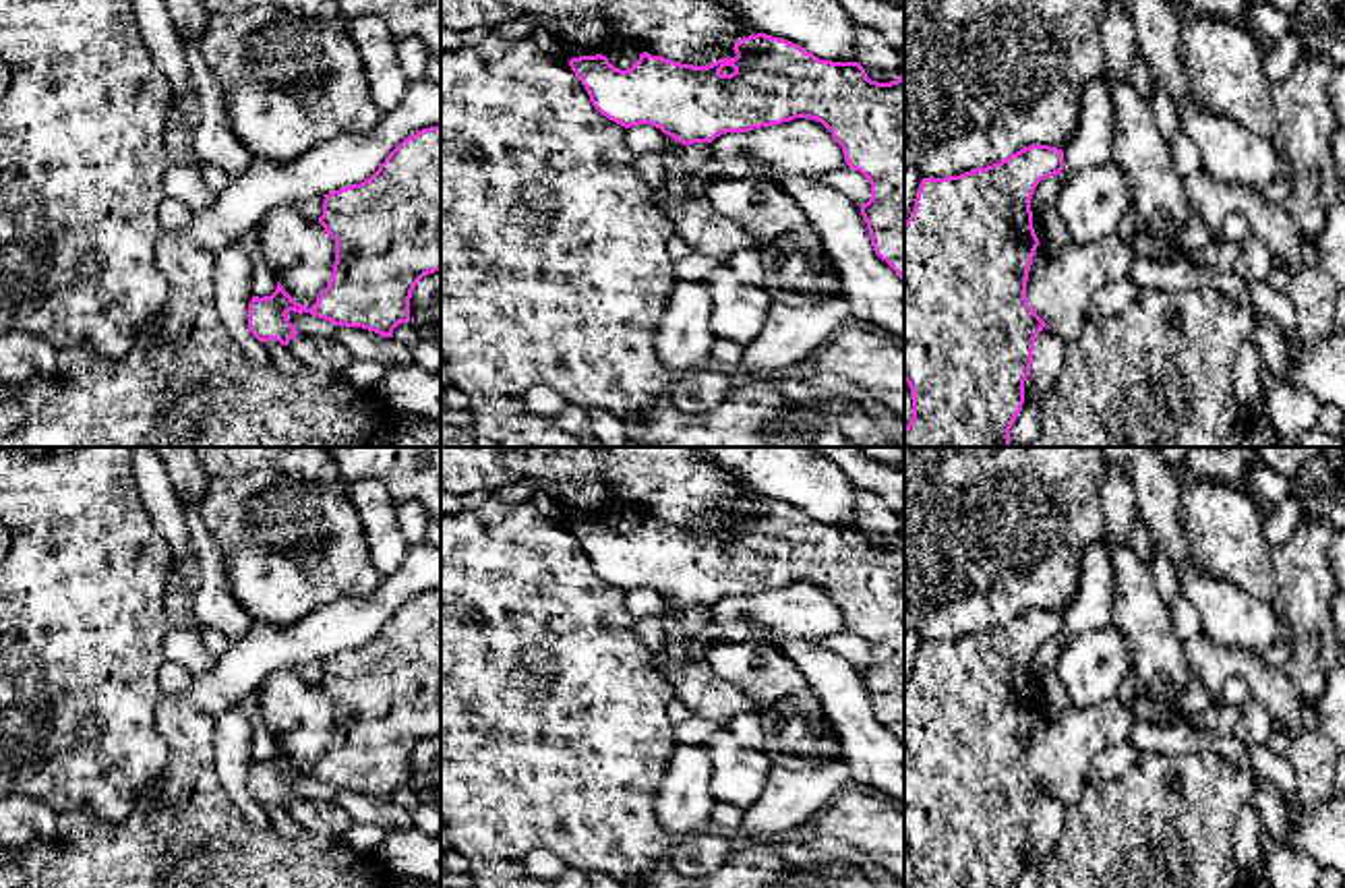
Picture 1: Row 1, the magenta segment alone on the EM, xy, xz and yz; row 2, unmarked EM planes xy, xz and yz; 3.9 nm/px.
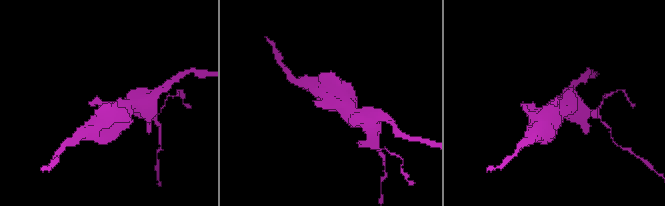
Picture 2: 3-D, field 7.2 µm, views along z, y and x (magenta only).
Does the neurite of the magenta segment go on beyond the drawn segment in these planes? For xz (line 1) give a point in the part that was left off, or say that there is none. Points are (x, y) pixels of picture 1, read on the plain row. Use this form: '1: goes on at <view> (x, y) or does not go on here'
1: does not go on here

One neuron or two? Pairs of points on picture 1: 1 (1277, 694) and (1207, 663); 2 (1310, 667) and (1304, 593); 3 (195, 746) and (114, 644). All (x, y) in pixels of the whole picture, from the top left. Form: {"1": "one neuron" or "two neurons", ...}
{"1": "one neuron", "2": "one neuron", "3": "two neurons"}

